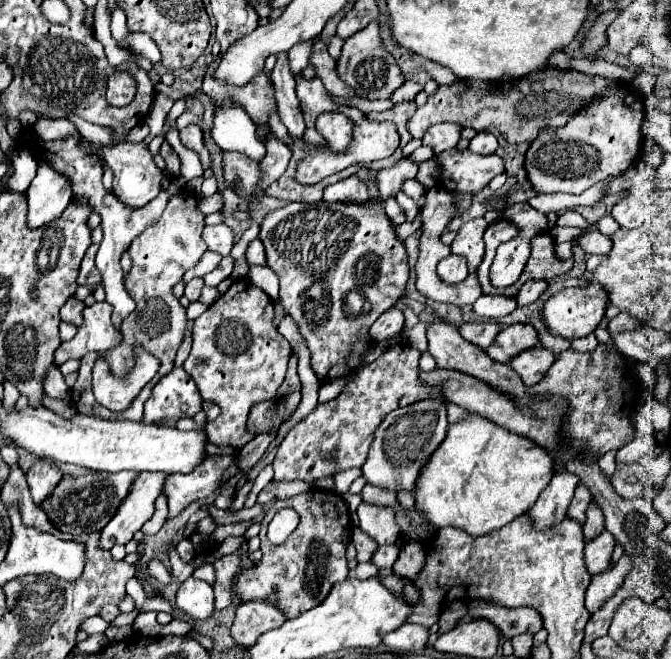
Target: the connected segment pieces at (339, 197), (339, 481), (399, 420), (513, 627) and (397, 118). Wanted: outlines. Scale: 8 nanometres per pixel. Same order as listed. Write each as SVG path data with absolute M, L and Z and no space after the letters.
M353 175L353 177L347 177L347 179L341 179L329 187L325 187L325 195L323 195L323 201L349 201L349 199L357 199L359 195L359 179Z
M345 469L345 471L339 471L333 475L333 481L335 481L335 491L339 495L345 495L351 487L351 483L361 477L361 471L359 469Z
M423 399L389 413L377 427L369 457L361 469L367 483L393 491L413 491L419 471L445 439L447 425L447 405L443 399Z
M469 601L469 615L487 619L507 639L521 633L537 633L543 627L541 615L529 607L503 609L501 605L495 605L489 601Z
M405 101L405 103L397 103L391 111L385 111L385 113L367 113L367 119L369 121L391 121L391 123L395 123L399 129L399 135L401 135L401 145L405 145L407 141L413 139L405 125L407 125L409 117L415 113L415 109L417 109L417 105L413 101Z

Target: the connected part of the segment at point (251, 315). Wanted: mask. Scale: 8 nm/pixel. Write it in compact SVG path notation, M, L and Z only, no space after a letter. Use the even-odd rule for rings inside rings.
M241 279L195 319L193 347L185 361L185 371L193 377L203 401L213 401L221 407L221 415L207 423L207 437L213 445L245 447L255 437L255 433L247 429L251 407L273 399L285 379L291 345L277 333L273 313L269 295L247 279Z

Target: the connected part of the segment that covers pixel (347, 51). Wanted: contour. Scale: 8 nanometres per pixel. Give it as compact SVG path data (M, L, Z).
M373 21L353 37L349 37L343 45L341 57L337 59L337 75L353 87L353 91L369 101L375 99L391 99L395 89L399 89L405 83L405 77L401 69L397 67L393 55L389 55L383 45L381 45L381 35L379 35L379 23Z

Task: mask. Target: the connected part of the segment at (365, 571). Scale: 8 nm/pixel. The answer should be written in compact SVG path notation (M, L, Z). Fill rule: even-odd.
M371 561L358 563L354 570L349 572L350 578L357 578L360 580L365 580L370 577L377 576L379 573L378 568Z

